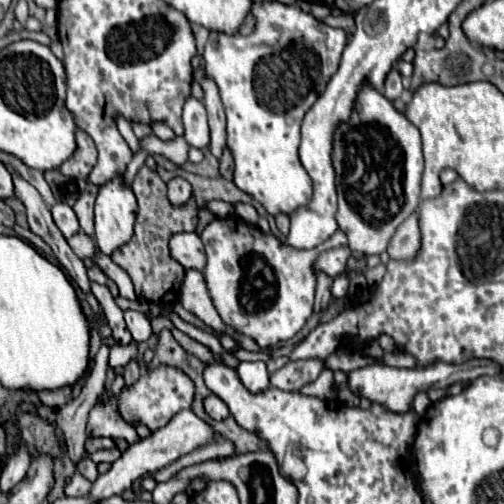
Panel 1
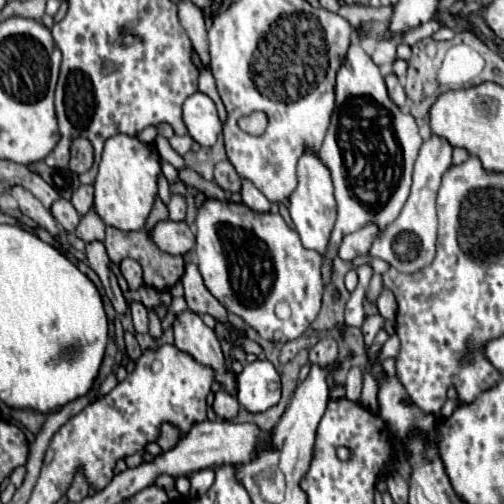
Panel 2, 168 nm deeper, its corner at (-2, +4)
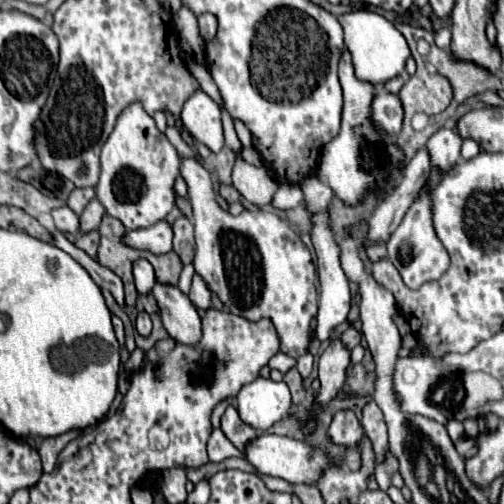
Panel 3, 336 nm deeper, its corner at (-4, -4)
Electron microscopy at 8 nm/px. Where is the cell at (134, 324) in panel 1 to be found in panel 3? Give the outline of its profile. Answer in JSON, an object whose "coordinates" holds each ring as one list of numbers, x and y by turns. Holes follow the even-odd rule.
{"coordinates":[[140,312,136,316,136,330,140,336,150,336,150,330,152,330,152,322,150,322,150,316,146,312]]}

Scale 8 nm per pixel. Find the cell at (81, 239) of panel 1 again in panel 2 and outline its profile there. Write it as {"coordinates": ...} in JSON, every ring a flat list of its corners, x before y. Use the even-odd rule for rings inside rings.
{"coordinates":[[92,208,92,212,86,212,80,218,80,224,74,234,84,242,92,242,92,240,104,240,104,230,106,224,100,220,100,216,96,216,96,210]]}

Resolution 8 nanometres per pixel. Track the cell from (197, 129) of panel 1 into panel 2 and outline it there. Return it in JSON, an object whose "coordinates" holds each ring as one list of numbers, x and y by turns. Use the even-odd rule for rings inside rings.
{"coordinates":[[194,92,184,102,184,122,190,136,202,146,214,146,218,134,222,132,216,104,202,92]]}

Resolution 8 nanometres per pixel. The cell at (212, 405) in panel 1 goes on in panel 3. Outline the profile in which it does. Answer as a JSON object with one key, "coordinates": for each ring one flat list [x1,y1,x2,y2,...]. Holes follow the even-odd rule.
{"coordinates":[[228,406,224,416,222,416,222,424,220,424,222,432,226,434,226,438,238,448,238,450,244,450,244,446,254,438,258,436,258,432,254,428,250,428,248,424,244,424,238,416,238,410,234,406]]}

